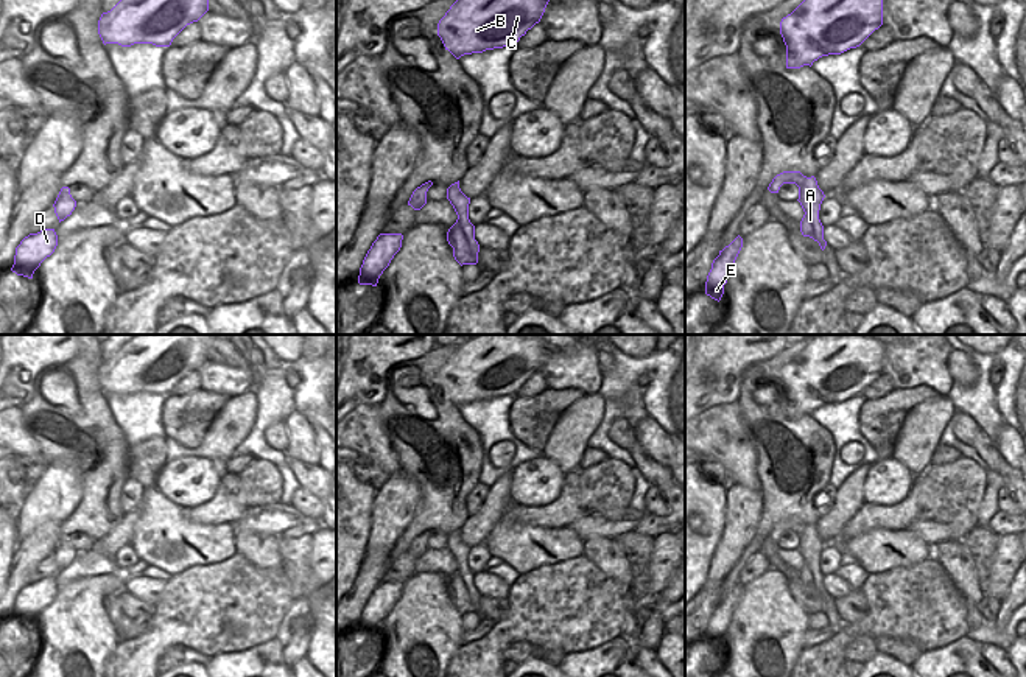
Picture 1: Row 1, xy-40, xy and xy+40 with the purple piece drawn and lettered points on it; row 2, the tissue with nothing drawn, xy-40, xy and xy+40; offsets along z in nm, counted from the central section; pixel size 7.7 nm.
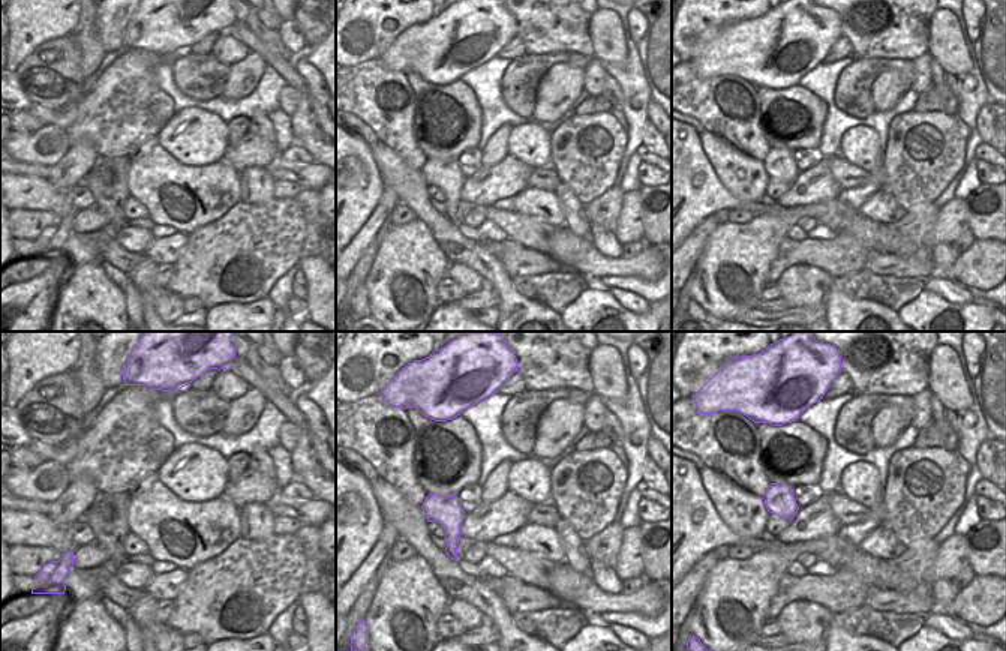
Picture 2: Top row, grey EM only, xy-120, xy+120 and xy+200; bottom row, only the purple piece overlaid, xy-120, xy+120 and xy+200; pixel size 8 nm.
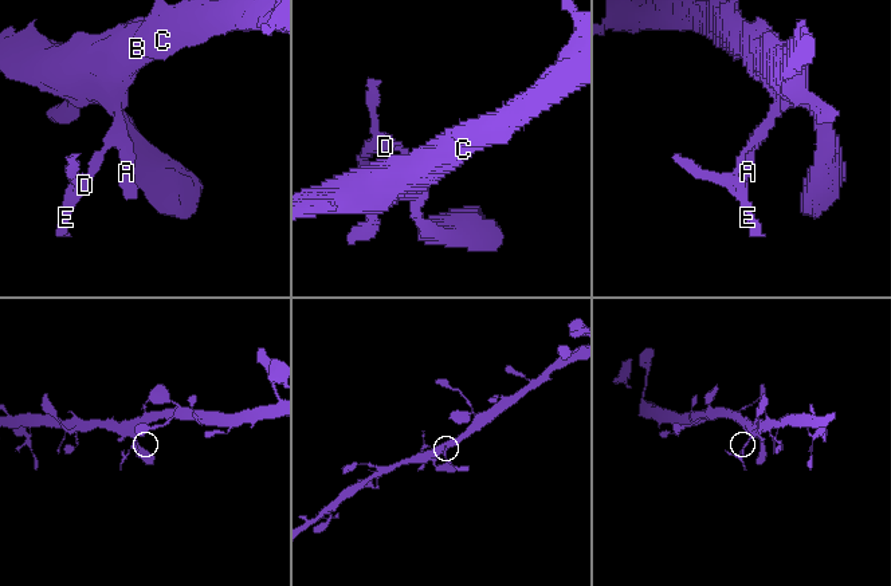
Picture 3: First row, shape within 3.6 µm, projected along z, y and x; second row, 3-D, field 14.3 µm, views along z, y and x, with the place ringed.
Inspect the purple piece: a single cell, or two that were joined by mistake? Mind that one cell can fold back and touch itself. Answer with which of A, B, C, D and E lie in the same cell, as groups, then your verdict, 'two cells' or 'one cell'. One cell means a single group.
A B C D E; one cell

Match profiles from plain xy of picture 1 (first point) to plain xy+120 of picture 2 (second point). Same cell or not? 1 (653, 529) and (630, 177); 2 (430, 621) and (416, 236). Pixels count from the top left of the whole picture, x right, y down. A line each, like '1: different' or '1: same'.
1: different
2: same

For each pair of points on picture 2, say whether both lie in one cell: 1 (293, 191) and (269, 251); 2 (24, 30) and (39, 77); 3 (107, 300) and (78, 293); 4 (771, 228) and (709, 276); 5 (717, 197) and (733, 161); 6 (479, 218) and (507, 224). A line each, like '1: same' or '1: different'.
1: different
2: different
3: same
4: same
5: different
6: different

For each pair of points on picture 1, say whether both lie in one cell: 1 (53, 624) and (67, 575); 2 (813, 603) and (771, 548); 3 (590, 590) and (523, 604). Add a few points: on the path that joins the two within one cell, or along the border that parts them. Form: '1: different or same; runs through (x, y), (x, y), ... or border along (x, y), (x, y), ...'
1: different; border along (100, 575), (75, 578), (58, 589)
2: same; runs through (799, 589), (777, 562)
3: same; runs through (573, 604), (541, 604)

